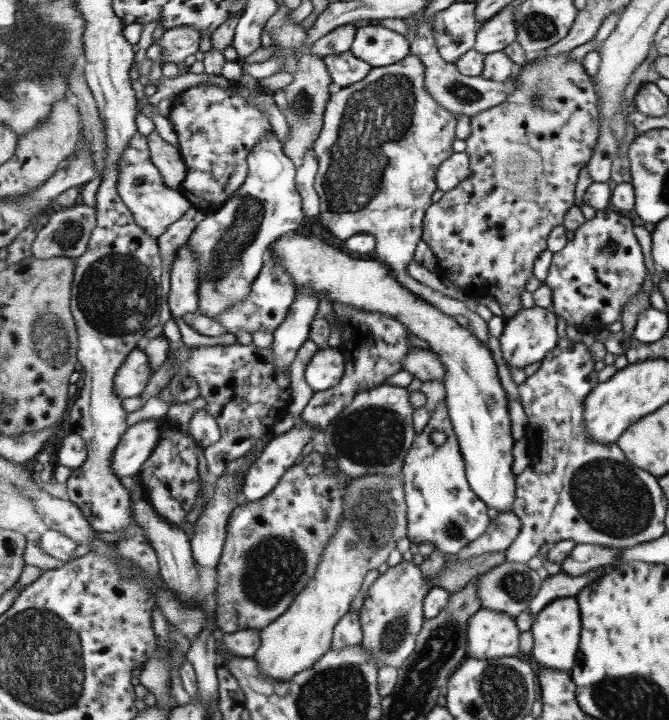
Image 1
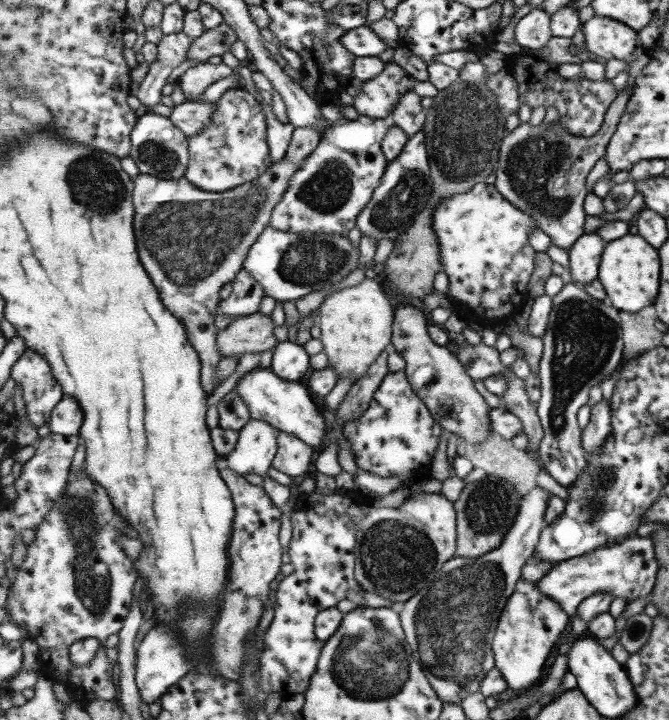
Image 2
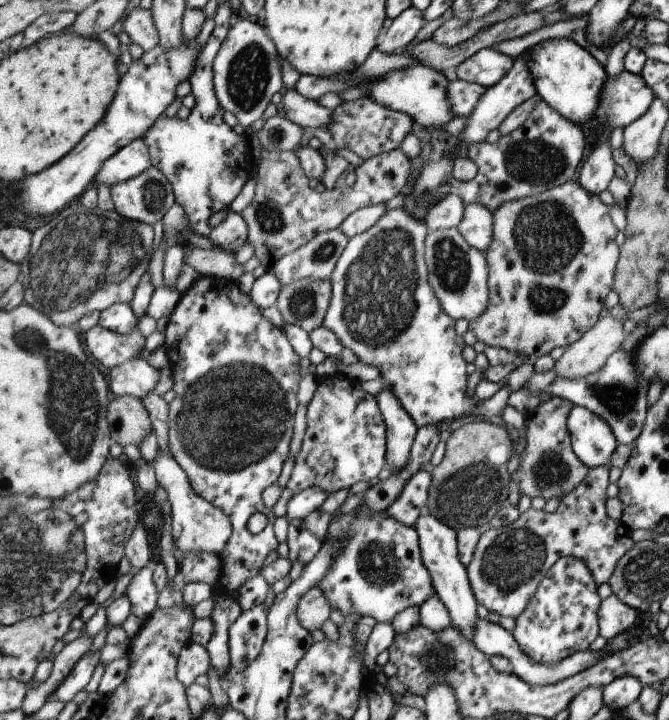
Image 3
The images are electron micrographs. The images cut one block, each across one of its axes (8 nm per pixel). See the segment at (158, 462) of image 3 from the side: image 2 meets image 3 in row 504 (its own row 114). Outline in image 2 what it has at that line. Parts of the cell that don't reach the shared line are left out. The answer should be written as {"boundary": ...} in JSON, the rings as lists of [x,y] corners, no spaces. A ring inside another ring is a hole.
{"boundary":[[[189,101],[173,108],[169,118],[188,136],[195,136],[211,123],[218,104],[214,102]]]}

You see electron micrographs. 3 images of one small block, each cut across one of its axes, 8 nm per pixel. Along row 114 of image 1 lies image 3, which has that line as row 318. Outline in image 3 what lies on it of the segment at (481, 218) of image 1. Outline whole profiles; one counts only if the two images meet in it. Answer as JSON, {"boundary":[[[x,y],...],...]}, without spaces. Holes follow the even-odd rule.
{"boundary":[[[579,180],[569,181],[565,184],[556,186],[551,190],[523,197],[514,201],[504,202],[494,212],[494,235],[489,250],[486,252],[488,262],[488,281],[490,286],[490,299],[486,311],[479,315],[476,320],[470,322],[470,331],[477,336],[479,341],[483,341],[489,347],[505,349],[514,353],[522,353],[533,359],[532,363],[540,358],[551,354],[553,348],[563,346],[567,348],[576,343],[586,332],[589,332],[604,313],[606,313],[606,299],[613,290],[615,282],[615,270],[619,262],[620,247],[617,246],[617,226],[611,220],[609,205],[603,204],[603,200],[595,193],[589,192]]]}

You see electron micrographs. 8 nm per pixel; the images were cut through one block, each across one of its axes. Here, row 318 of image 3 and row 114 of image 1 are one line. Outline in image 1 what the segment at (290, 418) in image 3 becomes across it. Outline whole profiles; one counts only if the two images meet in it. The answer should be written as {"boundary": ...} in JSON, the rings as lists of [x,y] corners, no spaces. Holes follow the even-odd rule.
{"boundary":[[[199,84],[182,92],[173,100],[169,117],[179,137],[180,153],[188,166],[187,178],[179,189],[192,202],[194,208],[204,213],[218,210],[245,184],[250,168],[249,153],[262,141],[266,132],[274,130],[265,110],[248,103],[235,87],[223,88],[213,84]]]}

